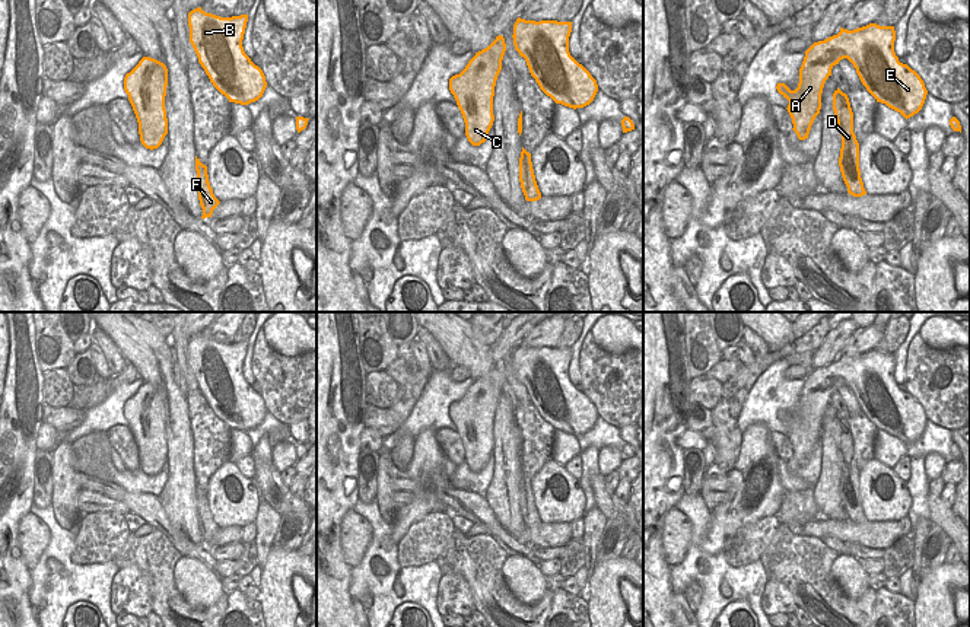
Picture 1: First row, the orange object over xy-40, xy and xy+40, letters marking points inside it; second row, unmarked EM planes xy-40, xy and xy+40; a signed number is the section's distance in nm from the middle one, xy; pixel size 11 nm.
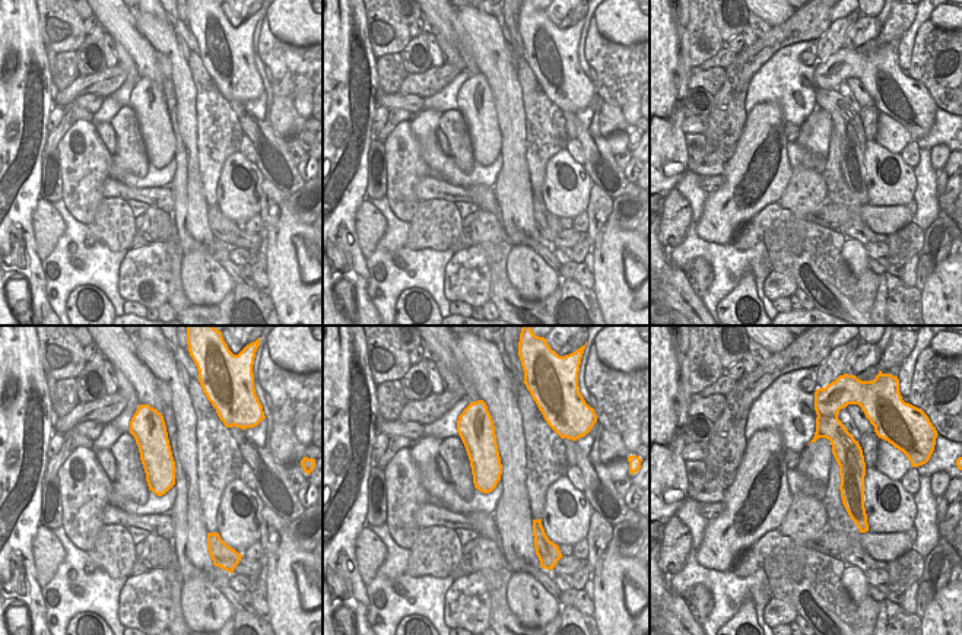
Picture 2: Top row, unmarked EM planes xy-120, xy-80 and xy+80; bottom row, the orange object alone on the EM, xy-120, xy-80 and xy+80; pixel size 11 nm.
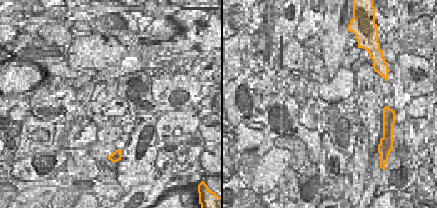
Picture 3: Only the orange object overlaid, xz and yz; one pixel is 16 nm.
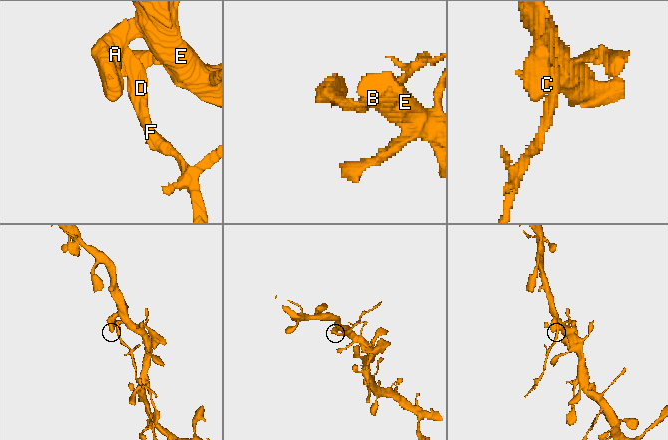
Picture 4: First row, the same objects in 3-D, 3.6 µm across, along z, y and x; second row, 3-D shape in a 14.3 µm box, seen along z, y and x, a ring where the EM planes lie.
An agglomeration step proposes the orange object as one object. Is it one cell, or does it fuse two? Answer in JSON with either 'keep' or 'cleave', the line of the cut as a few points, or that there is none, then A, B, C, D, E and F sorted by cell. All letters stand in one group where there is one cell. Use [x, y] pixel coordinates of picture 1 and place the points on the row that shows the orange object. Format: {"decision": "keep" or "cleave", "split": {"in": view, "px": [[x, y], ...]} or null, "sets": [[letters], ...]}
{"decision": "cleave", "split": {"in": "xy+40", "px": [[842, 172], [851, 171], [859, 175]]}, "sets": [["A", "B", "C", "D", "E"], ["F"]]}

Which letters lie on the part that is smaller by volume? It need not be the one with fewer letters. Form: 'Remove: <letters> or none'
Remove: F

